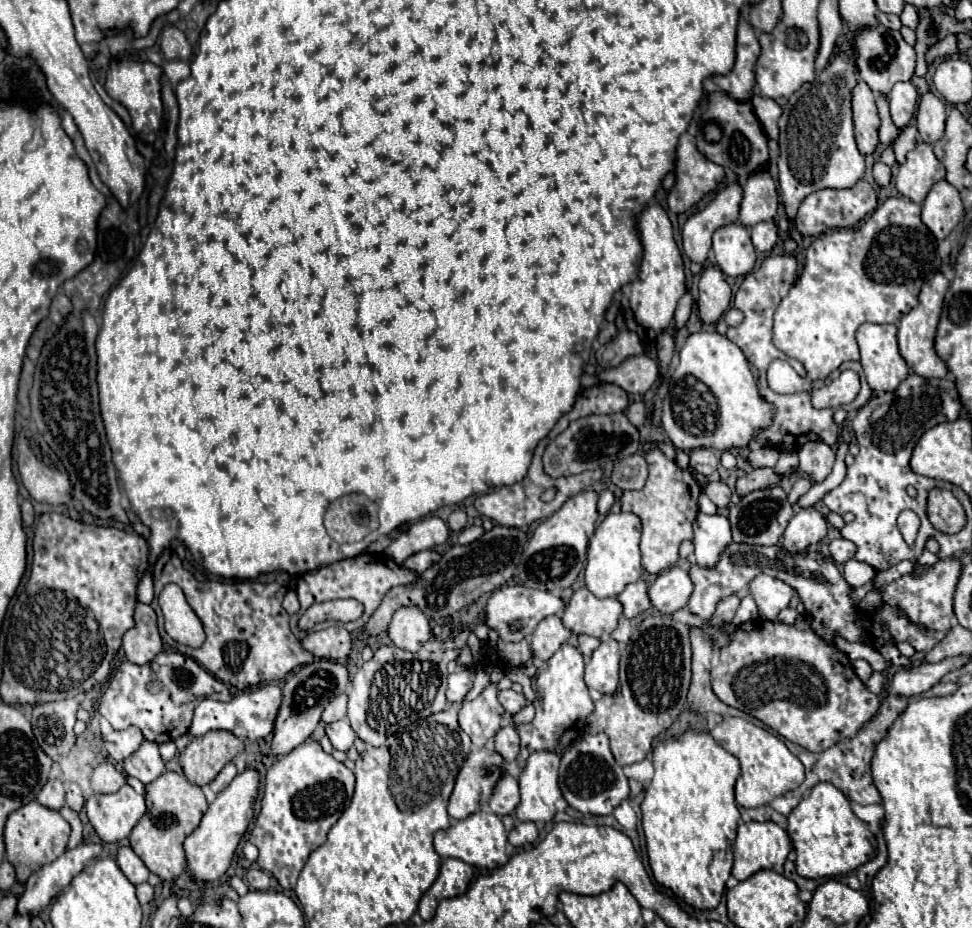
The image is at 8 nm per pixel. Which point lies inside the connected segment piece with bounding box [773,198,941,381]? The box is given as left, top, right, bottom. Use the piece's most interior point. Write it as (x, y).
(874, 272)

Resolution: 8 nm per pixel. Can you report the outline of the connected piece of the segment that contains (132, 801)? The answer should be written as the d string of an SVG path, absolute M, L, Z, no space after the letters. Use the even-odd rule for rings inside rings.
M125 784L119 792L91 796L85 802L85 810L97 836L107 844L115 844L129 838L147 808L145 796Z

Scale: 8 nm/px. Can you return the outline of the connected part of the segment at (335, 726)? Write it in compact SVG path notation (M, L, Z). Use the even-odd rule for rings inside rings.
M337 720L333 724L327 724L325 728L331 744L335 750L341 750L341 752L347 752L351 746L353 746L353 740L355 740L355 732L353 728L349 726L347 720Z

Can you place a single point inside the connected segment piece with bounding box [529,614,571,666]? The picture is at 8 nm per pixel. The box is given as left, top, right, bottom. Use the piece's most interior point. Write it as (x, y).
(550, 634)

